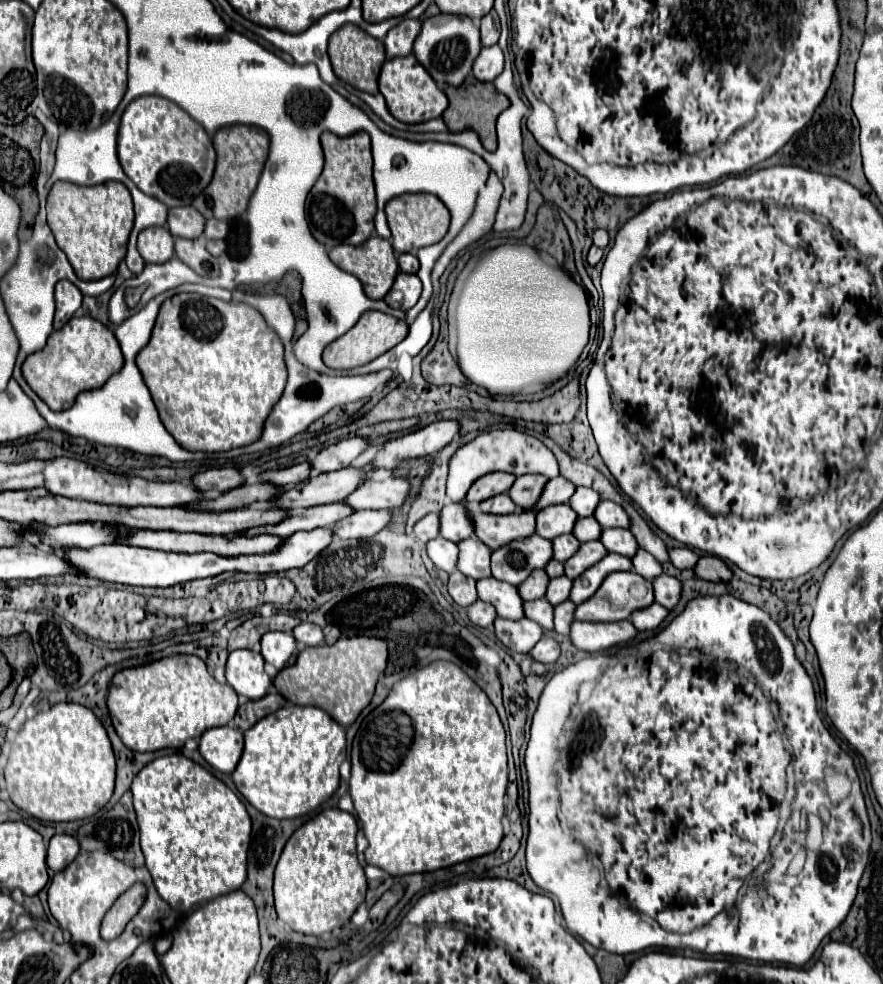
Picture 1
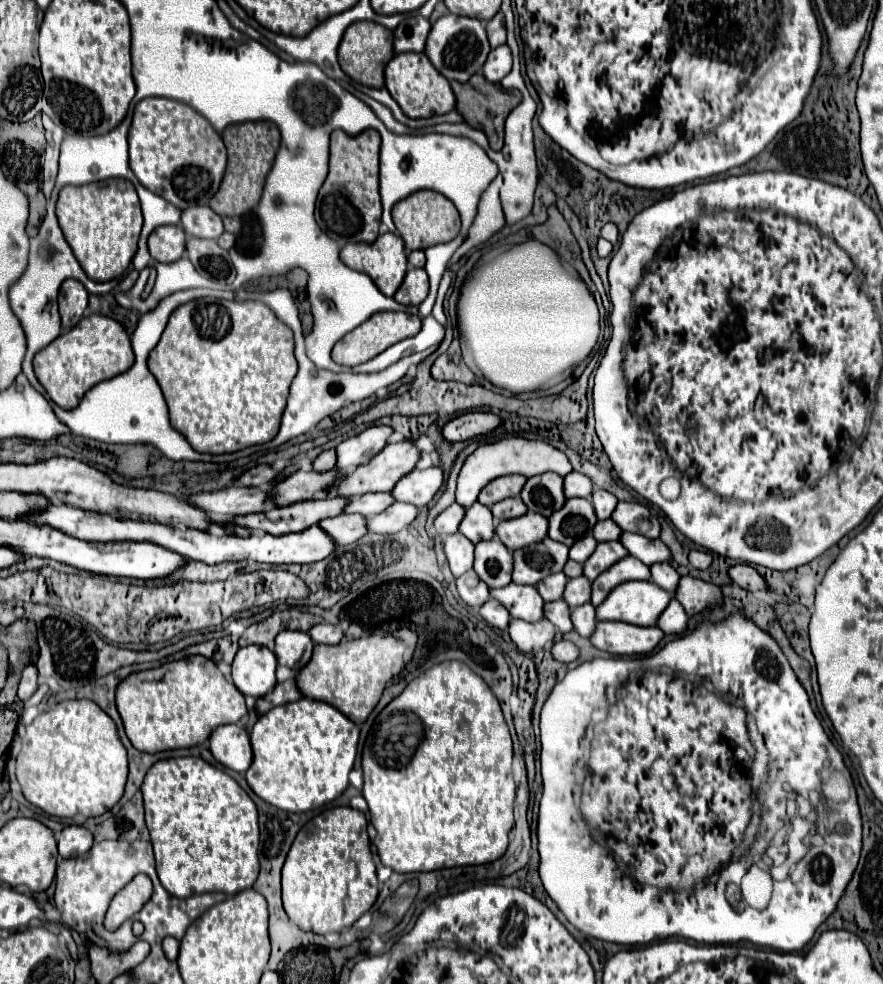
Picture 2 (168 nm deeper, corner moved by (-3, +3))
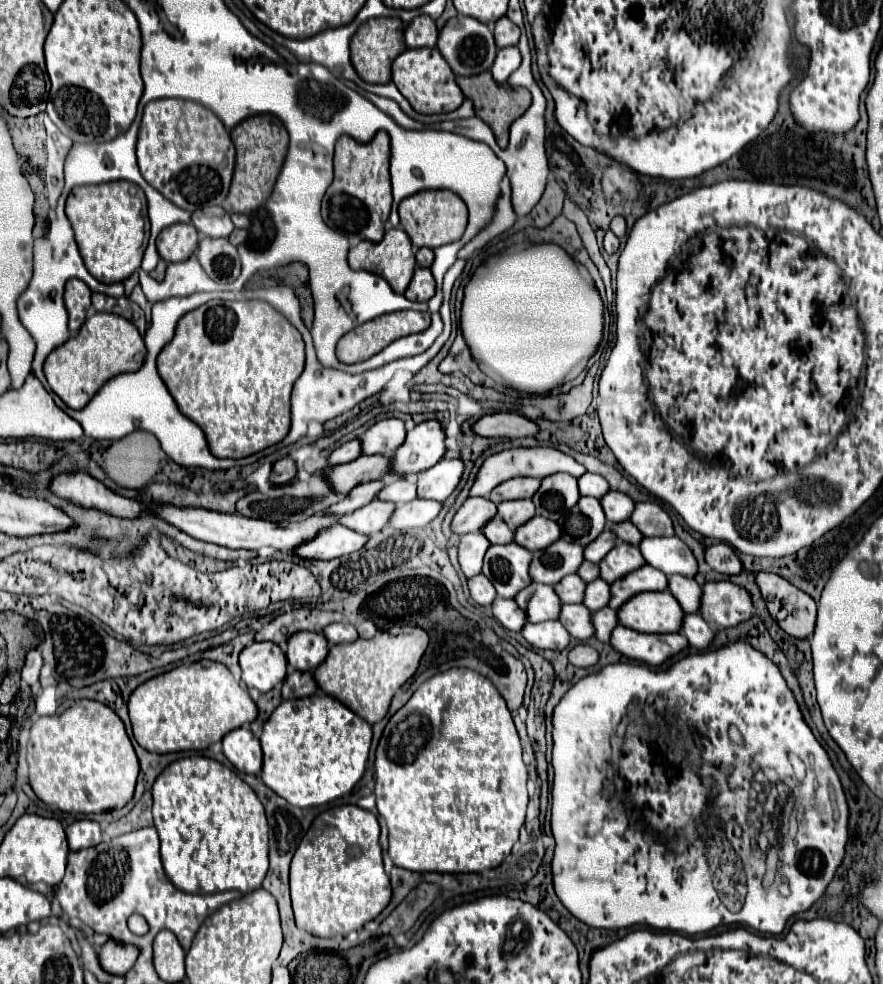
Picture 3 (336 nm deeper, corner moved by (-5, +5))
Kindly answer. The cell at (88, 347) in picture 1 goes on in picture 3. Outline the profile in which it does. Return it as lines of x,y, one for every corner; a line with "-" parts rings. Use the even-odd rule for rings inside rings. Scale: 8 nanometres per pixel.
97,312
93,318
85,320
77,336
69,338
65,344
57,346
45,360
43,372
51,390
73,410
83,408
95,392
113,376
123,372
135,372
145,360
145,344
137,328
117,316

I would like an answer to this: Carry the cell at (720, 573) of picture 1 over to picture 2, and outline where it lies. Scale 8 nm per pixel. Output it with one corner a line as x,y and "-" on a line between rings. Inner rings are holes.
749,564
733,566
733,568
729,570
729,576
731,576
731,580
733,580
737,586
741,586
741,588
745,588
745,590
749,590
749,592
767,590
767,588
769,588
767,582
765,582
765,578
763,578
753,566
749,566

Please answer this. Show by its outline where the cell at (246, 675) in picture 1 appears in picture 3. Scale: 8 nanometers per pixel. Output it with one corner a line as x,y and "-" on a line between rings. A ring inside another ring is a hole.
253,642
239,654
239,664
243,670
241,680
249,688
269,692
273,686
283,682
287,658
273,642

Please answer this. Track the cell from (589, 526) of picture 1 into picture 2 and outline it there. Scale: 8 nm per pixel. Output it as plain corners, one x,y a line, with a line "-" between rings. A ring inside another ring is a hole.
603,520
597,522
593,528
593,536
597,538
597,542
609,542
609,540
619,540
619,536
623,534
623,530
613,522
613,520

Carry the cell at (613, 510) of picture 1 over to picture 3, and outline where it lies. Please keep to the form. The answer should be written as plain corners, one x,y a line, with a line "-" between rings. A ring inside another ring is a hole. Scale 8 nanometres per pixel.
637,502
629,520
643,536
673,536
671,518
657,502

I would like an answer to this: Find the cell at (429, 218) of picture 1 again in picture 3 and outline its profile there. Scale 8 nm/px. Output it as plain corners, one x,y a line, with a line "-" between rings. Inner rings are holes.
425,190
417,192
409,198
405,198
399,204
399,218
401,226
411,238
415,248
439,248
443,244
455,242
463,236
463,230
467,226
467,206
465,202
449,190

